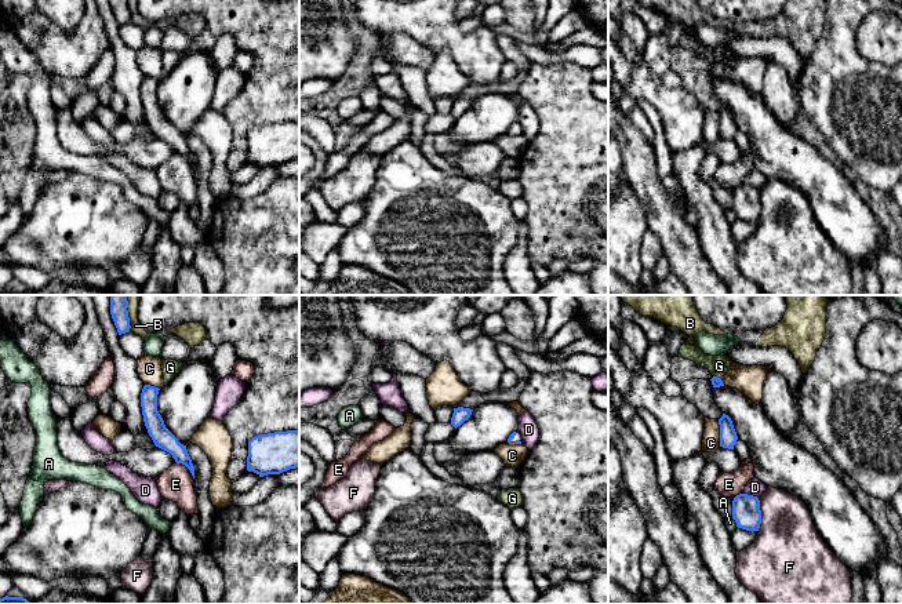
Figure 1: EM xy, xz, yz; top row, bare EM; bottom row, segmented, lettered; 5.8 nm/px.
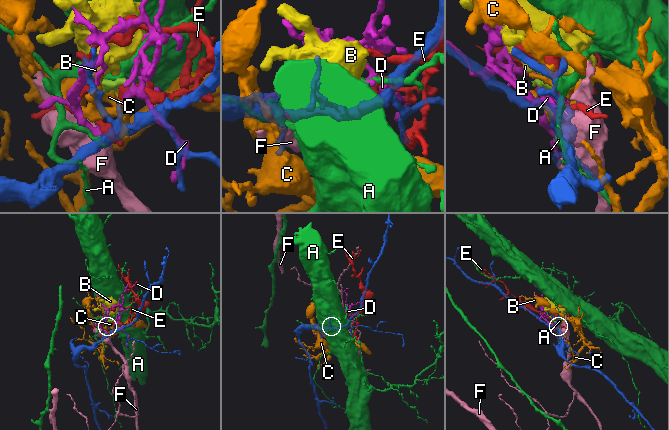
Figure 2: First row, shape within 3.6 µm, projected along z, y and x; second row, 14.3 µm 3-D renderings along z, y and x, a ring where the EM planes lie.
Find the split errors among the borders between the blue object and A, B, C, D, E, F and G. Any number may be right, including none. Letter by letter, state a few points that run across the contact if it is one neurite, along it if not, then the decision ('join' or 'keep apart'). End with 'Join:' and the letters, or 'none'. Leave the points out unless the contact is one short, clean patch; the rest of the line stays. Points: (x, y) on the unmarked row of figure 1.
A: keep apart
B: keep apart
C: keep apart
D: keep apart
E: keep apart
F: keep apart
G: line yz (713, 66), (720, 71); keep apart
Join: none

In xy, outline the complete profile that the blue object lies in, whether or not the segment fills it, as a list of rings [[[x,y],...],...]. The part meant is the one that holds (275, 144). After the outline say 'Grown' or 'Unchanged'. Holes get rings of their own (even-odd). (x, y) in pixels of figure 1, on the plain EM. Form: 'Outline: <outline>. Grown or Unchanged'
Outline: [[[299,121],[259,125],[248,132],[248,163],[263,168],[295,159],[299,159]]]. Unchanged

